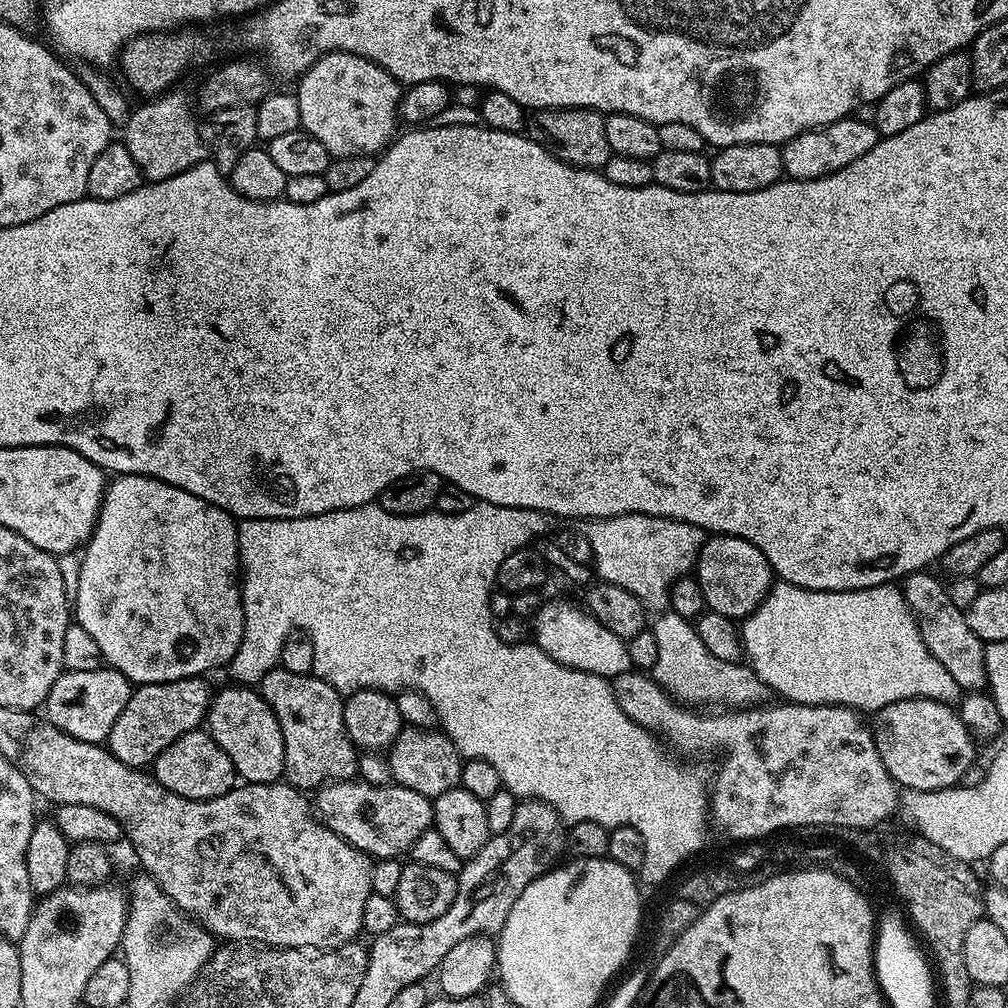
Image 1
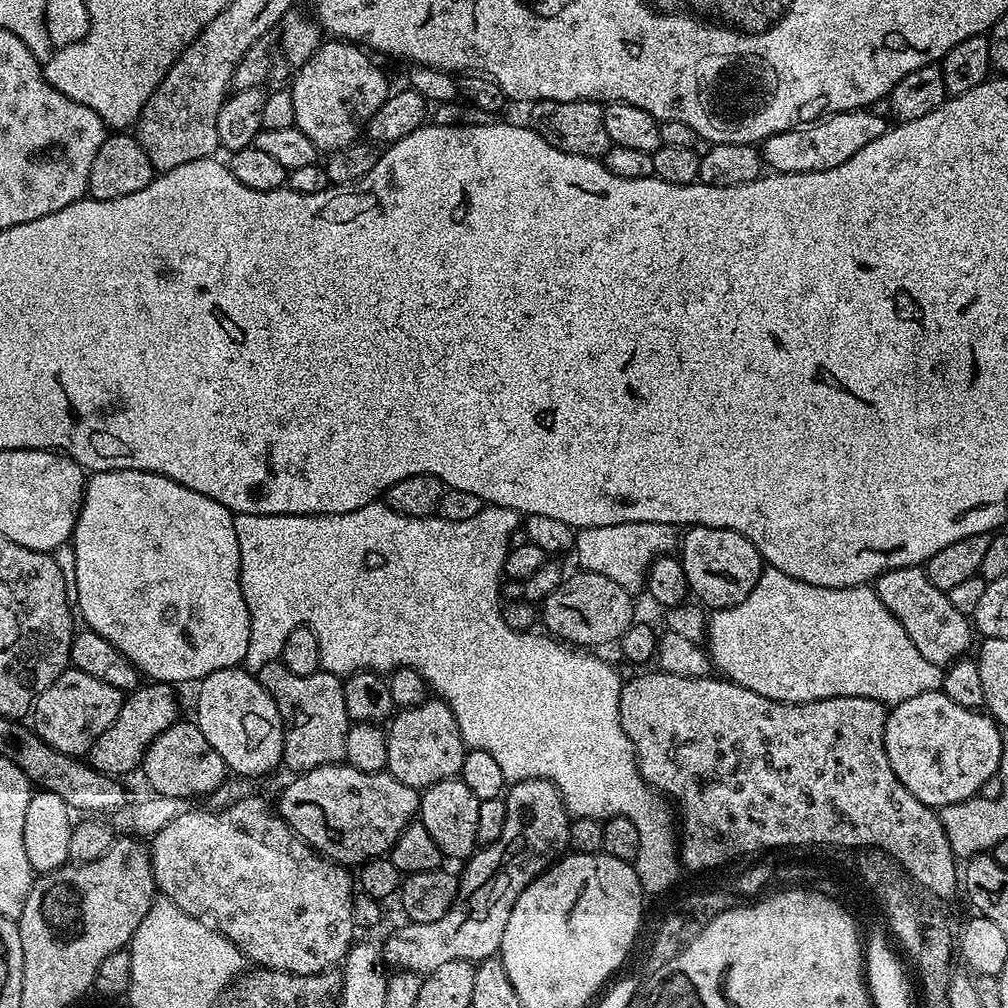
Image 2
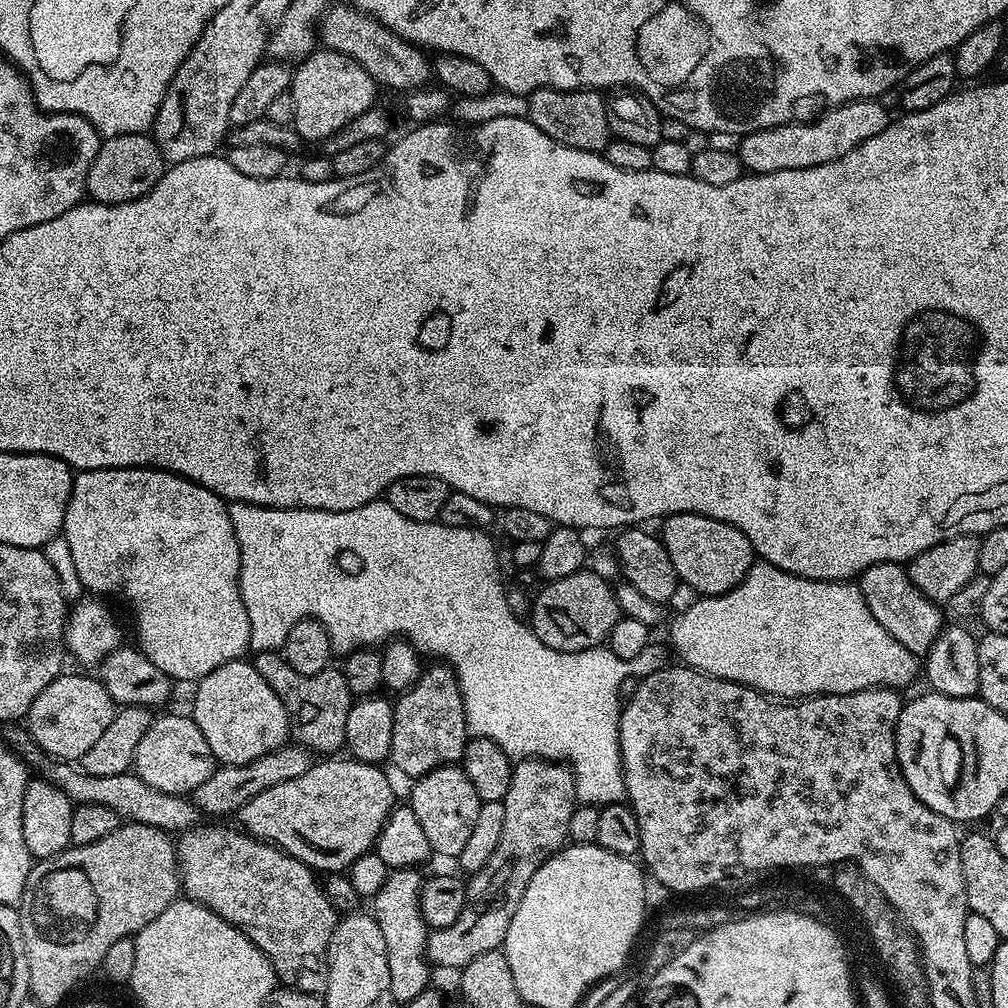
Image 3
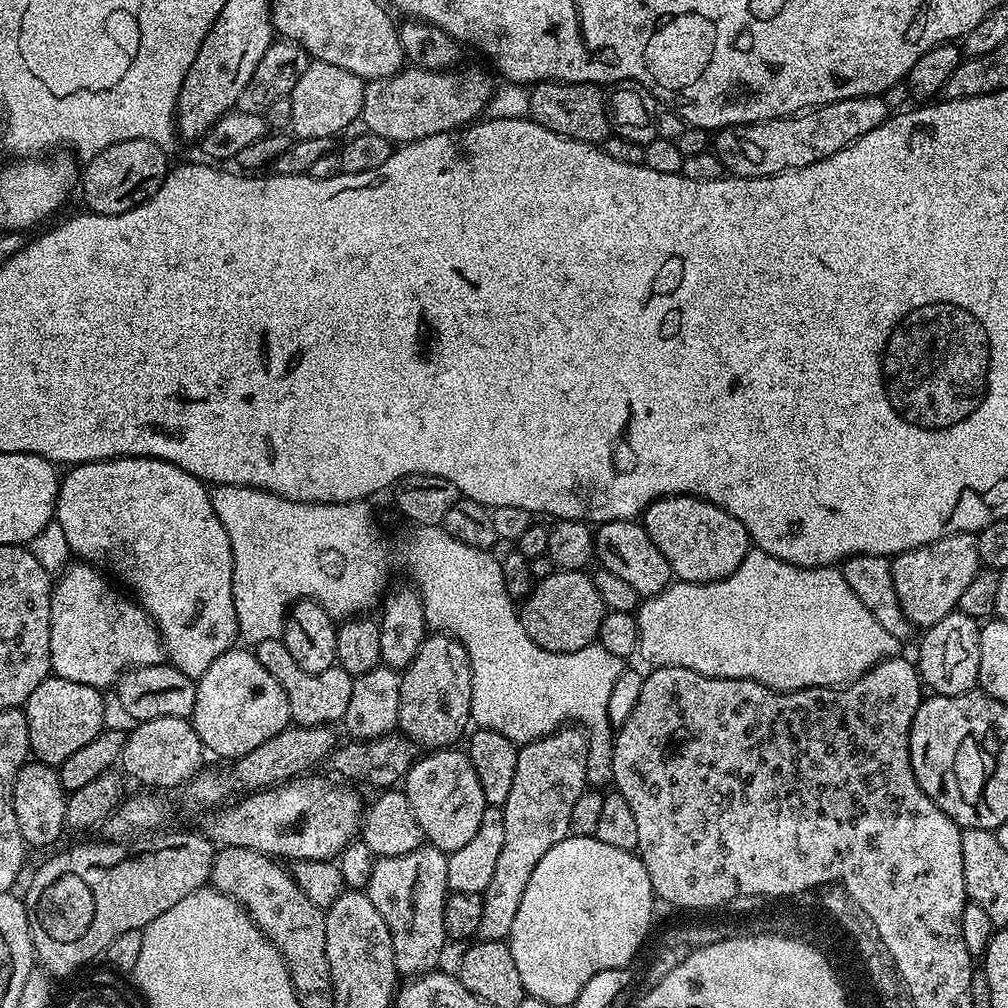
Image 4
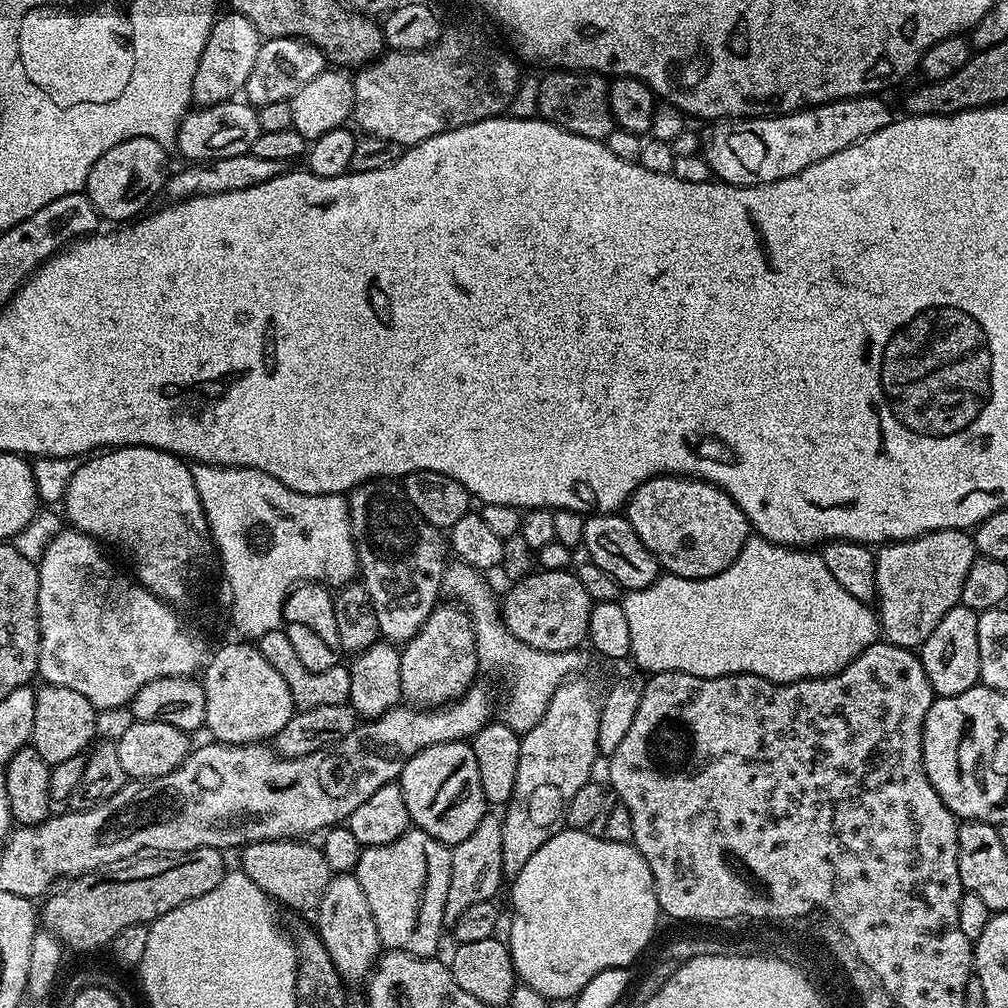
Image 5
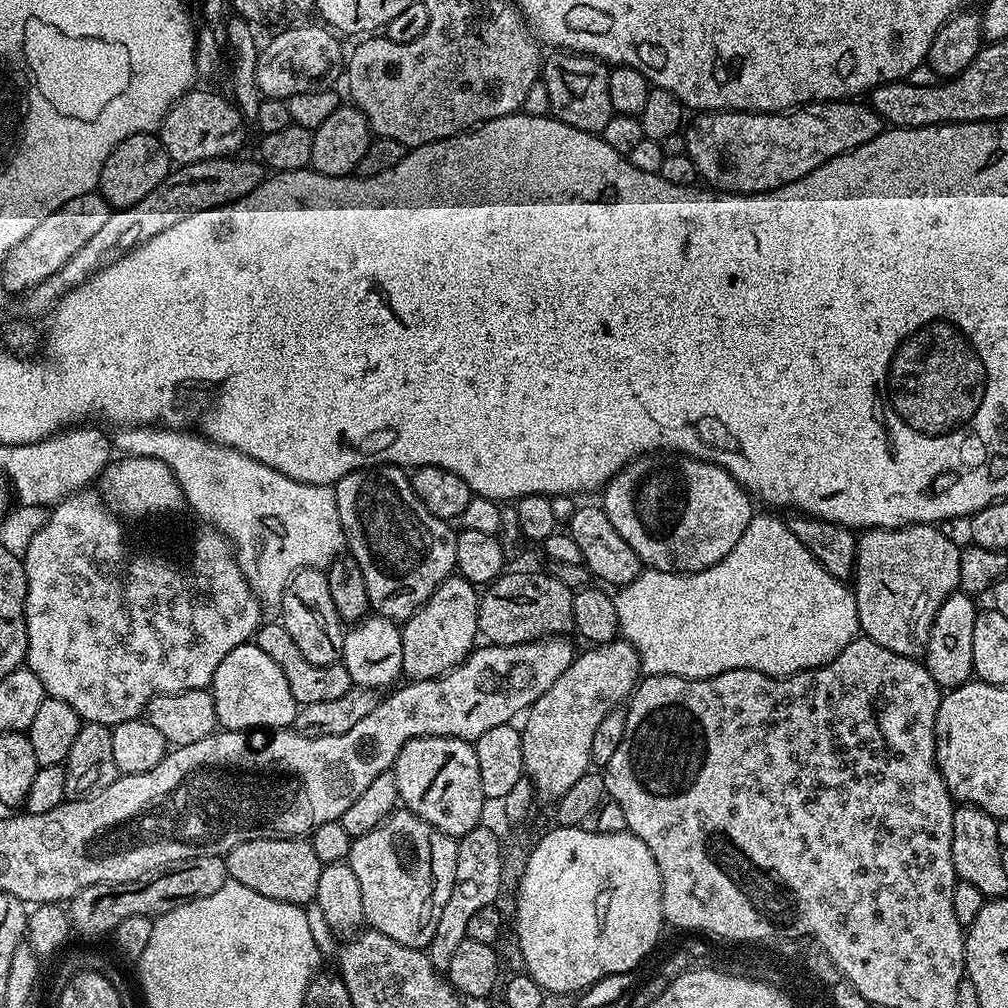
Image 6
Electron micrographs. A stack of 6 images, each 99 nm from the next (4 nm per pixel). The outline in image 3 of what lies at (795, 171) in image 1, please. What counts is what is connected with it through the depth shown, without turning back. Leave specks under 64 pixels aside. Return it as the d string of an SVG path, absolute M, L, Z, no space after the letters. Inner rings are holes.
M876 98L852 100L849 104L837 104L811 120L749 132L739 141L740 163L749 173L770 174L778 170L802 170L834 162L842 158L842 154L850 154L854 146L862 146L862 142L874 138L874 134L882 134L882 130L886 130L890 115L887 106L880 103L884 102Z

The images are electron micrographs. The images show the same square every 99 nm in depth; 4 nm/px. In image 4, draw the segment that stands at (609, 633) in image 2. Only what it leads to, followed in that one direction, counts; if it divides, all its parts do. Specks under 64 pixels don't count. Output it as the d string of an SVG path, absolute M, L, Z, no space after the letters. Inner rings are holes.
M558 570L545 580L535 581L531 594L522 601L519 609L526 634L552 653L573 653L589 647L599 637L606 612L595 579L584 570Z

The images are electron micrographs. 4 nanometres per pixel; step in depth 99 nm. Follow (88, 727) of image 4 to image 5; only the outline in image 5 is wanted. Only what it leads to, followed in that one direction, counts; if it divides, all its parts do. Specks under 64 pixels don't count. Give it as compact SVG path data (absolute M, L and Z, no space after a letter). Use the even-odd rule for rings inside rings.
M41 683L39 687L35 689L31 747L36 748L41 758L50 766L66 762L66 758L81 755L97 739L95 736L98 709L83 694L66 690L66 686Z

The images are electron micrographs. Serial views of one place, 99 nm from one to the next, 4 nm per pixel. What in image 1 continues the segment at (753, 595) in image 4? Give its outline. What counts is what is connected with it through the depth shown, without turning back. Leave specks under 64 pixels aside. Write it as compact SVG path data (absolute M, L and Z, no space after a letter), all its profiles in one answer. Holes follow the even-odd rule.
M777 579L766 594L766 598L743 621L740 628L740 643L743 655L746 657L746 664L752 668L761 682L775 695L777 692L780 695L777 697L794 704L841 704L843 708L854 708L861 714L875 714L882 706L890 706L899 700L937 700L943 704L955 705L962 695L958 682L950 678L946 666L942 666L942 662L938 662L938 658L934 658L930 650L926 650L926 642L922 642L922 634L918 630L915 618L912 617L904 593L895 583L855 588L849 592L819 592L809 588L799 588L790 582Z

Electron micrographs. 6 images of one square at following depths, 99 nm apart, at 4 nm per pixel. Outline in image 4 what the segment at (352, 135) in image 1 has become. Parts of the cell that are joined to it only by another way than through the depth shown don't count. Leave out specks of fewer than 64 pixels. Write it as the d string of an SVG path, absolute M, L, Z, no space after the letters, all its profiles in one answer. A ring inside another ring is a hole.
M312 60L306 74L298 78L298 86L294 86L290 102L290 129L293 137L305 140L306 138L333 138L343 128L360 120L360 111L364 101L365 81L358 78L358 74L350 74L350 70L342 70L342 66L330 66L330 62Z

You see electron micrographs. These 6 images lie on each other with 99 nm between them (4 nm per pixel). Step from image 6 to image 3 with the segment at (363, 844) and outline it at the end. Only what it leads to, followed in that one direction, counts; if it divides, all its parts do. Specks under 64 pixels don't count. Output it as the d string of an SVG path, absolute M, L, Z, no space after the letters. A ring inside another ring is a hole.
M398 868L389 871L382 890L371 897L370 914L378 922L378 930L382 930L382 938L386 938L386 962L390 962L390 990L392 999L403 1006L410 998L418 998L430 987L428 971L430 965L427 958L428 923L424 921L420 909L421 873L415 868Z

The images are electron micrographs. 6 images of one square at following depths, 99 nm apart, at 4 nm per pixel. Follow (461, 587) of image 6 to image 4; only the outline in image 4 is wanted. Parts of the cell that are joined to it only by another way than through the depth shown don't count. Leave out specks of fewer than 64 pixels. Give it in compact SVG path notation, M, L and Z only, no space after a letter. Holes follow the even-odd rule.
M443 634L425 635L418 654L414 656L414 662L410 662L410 666L403 669L400 678L398 718L399 731L407 736L417 749L424 748L420 750L443 750L453 747L457 743L455 740L465 739L472 719L472 667L466 654L466 646L462 646L460 640Z

